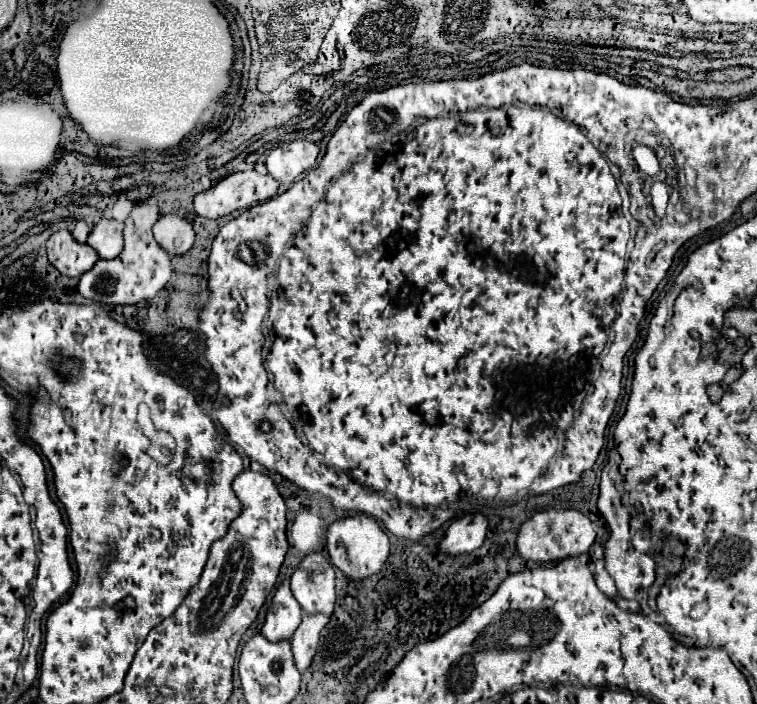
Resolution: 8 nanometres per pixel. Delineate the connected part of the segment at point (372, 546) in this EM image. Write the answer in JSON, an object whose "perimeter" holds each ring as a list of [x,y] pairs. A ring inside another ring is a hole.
{"perimeter":[[[366,514],[346,516],[346,518],[330,524],[330,528],[326,532],[326,546],[328,546],[332,564],[336,568],[340,568],[352,580],[364,580],[376,572],[380,572],[388,558],[388,550],[390,550],[388,536],[382,532],[382,528],[376,524],[376,520]]]}

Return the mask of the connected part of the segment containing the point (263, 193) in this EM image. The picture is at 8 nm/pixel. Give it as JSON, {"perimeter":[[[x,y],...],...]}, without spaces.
{"perimeter":[[[254,170],[236,172],[222,178],[210,190],[200,192],[194,198],[194,210],[204,218],[222,218],[254,204],[266,202],[278,194],[280,182],[270,174],[258,174]]]}

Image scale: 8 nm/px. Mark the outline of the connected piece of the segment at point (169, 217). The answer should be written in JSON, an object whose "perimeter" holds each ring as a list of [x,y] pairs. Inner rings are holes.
{"perimeter":[[[166,214],[156,220],[152,226],[156,242],[170,254],[170,256],[182,256],[188,252],[194,244],[194,228],[192,224],[176,214]]]}

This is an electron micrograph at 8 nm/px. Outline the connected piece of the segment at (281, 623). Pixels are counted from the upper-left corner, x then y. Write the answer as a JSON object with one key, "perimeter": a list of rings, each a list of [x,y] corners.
{"perimeter":[[[284,580],[278,586],[278,590],[268,606],[262,634],[268,640],[288,640],[292,636],[294,628],[300,624],[300,620],[302,620],[302,608],[290,592],[290,582]]]}

